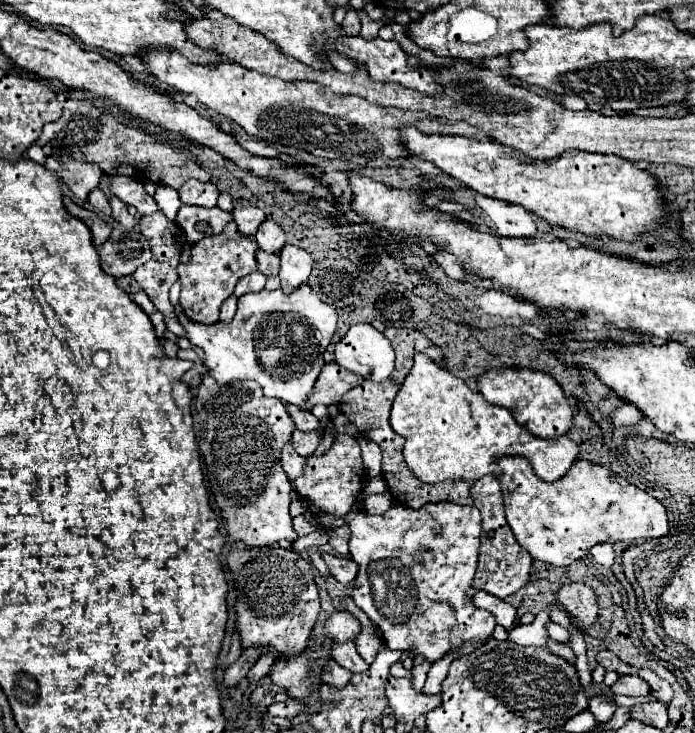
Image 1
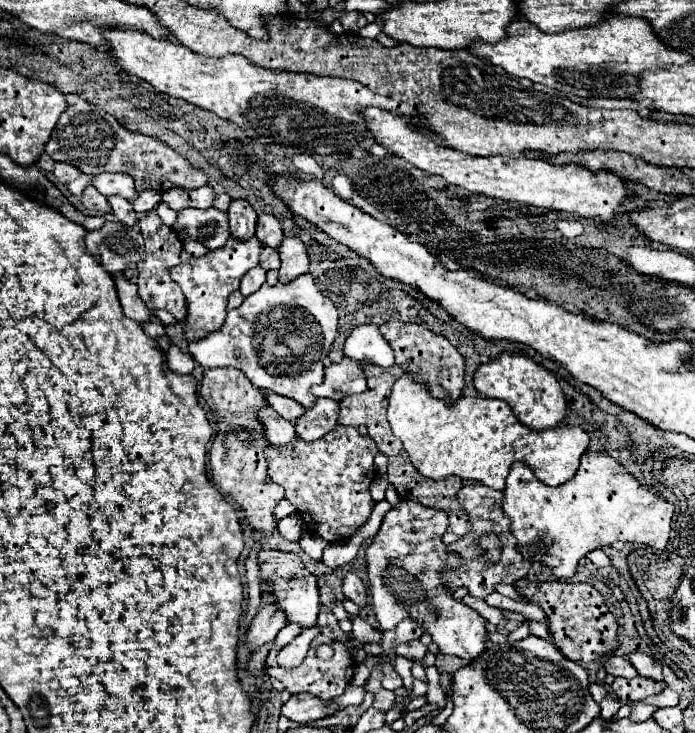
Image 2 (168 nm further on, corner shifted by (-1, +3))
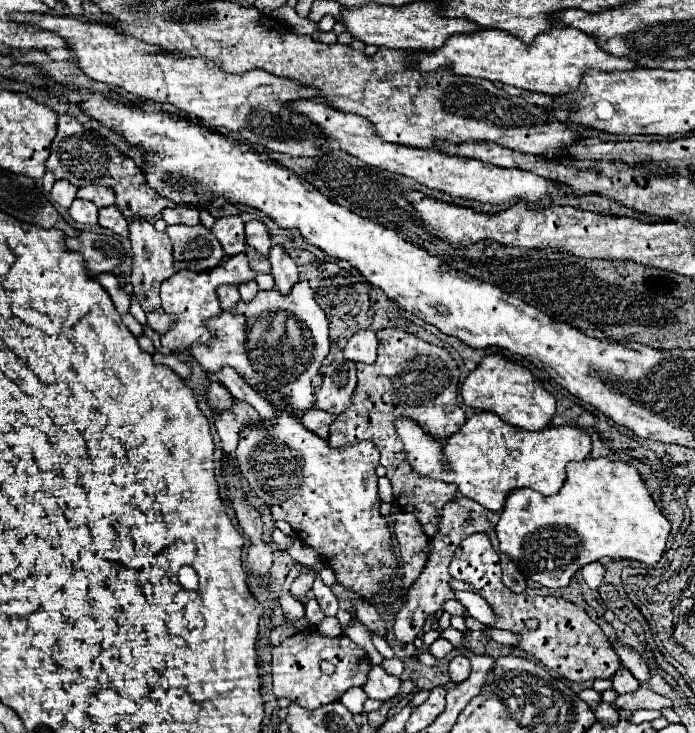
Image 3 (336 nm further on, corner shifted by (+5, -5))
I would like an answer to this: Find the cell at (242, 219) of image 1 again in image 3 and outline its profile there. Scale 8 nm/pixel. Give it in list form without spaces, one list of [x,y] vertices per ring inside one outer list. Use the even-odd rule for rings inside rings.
[[[239,216],[219,218],[211,230],[219,238],[227,256],[245,252],[245,248],[247,248],[245,246],[245,228],[243,228],[243,220]]]

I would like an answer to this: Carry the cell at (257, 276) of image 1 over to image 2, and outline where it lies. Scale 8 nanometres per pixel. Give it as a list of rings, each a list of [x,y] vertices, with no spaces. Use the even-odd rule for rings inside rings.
[[[255,266],[253,270],[249,270],[249,272],[243,276],[239,290],[241,290],[243,296],[249,296],[249,294],[253,294],[257,288],[261,288],[263,282],[265,282],[265,270],[263,270],[261,266]]]

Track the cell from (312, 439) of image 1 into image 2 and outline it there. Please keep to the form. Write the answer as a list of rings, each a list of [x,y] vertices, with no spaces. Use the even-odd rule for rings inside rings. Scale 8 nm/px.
[[[319,398],[313,408],[301,416],[295,426],[297,426],[297,436],[305,442],[313,442],[323,438],[329,430],[335,428],[339,416],[339,404],[329,400],[329,398]]]

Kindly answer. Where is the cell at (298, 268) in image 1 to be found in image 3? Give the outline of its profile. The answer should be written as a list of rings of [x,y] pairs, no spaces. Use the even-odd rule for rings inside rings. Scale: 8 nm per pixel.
[[[271,246],[269,262],[271,262],[271,274],[275,278],[275,288],[281,294],[289,294],[289,290],[299,282],[297,264],[281,246]]]

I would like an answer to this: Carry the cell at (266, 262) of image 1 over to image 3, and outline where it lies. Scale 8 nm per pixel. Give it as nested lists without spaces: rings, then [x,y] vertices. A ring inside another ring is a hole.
[[[251,246],[245,250],[245,254],[247,254],[247,258],[249,258],[249,266],[251,266],[255,272],[269,272],[269,270],[271,270],[269,260],[267,260],[263,254],[255,252]]]

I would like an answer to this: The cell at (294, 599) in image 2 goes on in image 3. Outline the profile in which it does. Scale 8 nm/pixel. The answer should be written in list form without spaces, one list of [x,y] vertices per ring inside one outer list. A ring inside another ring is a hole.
[[[301,574],[301,576],[297,576],[295,580],[293,580],[293,584],[291,584],[291,594],[295,596],[295,598],[301,598],[301,596],[305,596],[309,590],[311,590],[311,586],[313,586],[313,576],[311,574]]]

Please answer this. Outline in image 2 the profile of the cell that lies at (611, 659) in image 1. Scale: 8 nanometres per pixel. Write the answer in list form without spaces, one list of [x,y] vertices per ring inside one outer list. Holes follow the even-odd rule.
[[[613,654],[607,656],[603,668],[607,674],[613,674],[613,676],[625,676],[625,678],[637,676],[637,670],[633,668],[633,664],[629,664],[629,660],[623,656],[613,656]]]

